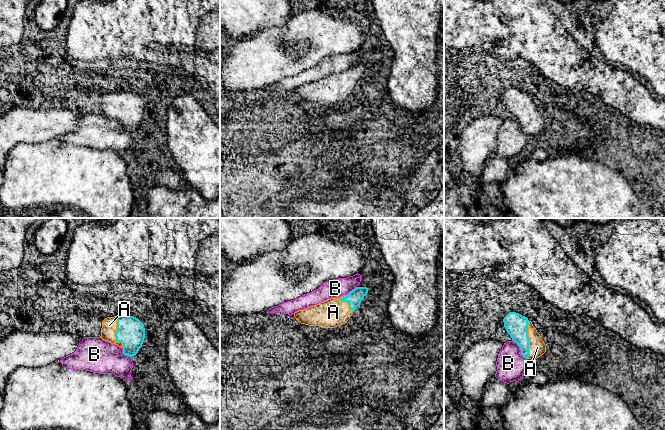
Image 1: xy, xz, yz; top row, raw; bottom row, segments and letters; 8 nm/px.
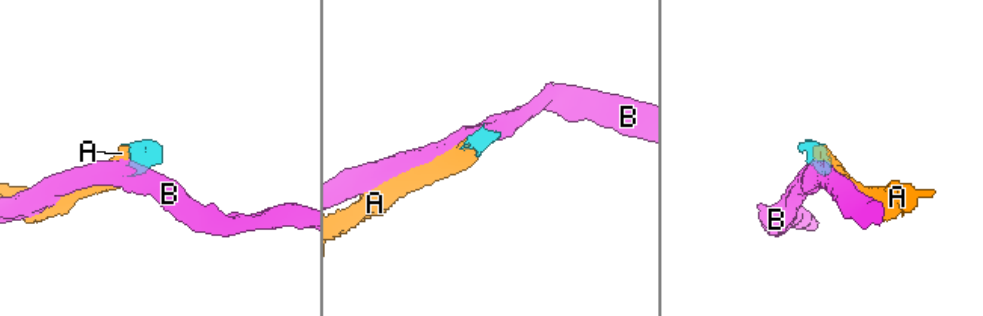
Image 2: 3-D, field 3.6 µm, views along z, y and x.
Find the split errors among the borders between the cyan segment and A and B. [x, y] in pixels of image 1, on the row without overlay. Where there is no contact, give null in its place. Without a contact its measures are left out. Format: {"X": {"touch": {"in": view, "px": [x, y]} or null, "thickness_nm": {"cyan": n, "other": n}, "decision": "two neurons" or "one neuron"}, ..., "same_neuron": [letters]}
{"A": {"touch": {"in": "yz", "px": [528, 116]}, "thickness_nm": {"cyan": 190, "other": 140}, "decision": "one neuron"}, "B": {"touch": {"in": "yz", "px": [520, 125]}, "thickness_nm": {"cyan": 190, "other": 220}, "decision": "two neurons"}, "same_neuron": ["A"]}

